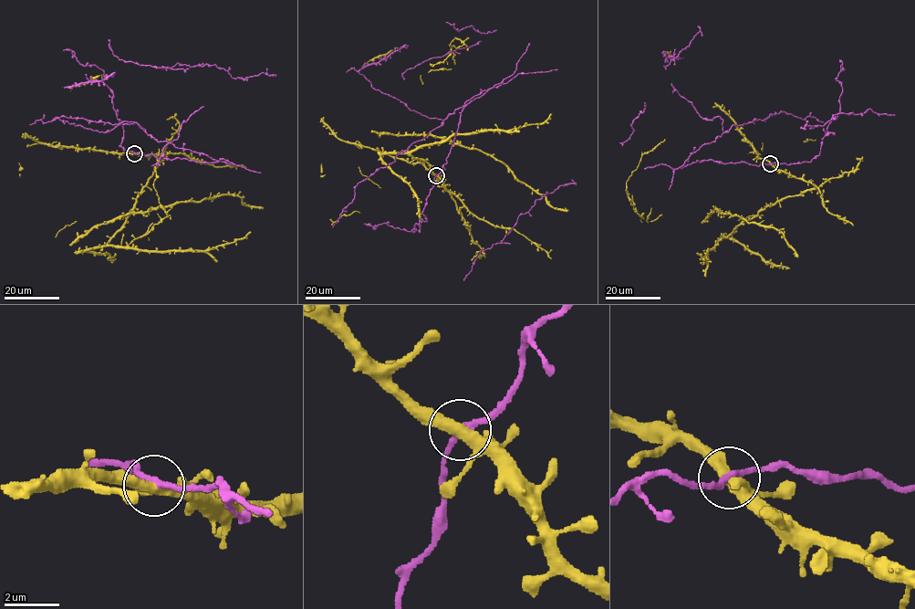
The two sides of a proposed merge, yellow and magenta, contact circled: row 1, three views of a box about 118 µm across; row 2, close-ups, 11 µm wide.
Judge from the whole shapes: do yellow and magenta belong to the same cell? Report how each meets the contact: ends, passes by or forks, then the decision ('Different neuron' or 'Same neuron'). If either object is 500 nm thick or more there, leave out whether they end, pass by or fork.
At the ring yellow forks. At the ring magenta passes by. Different neuron

